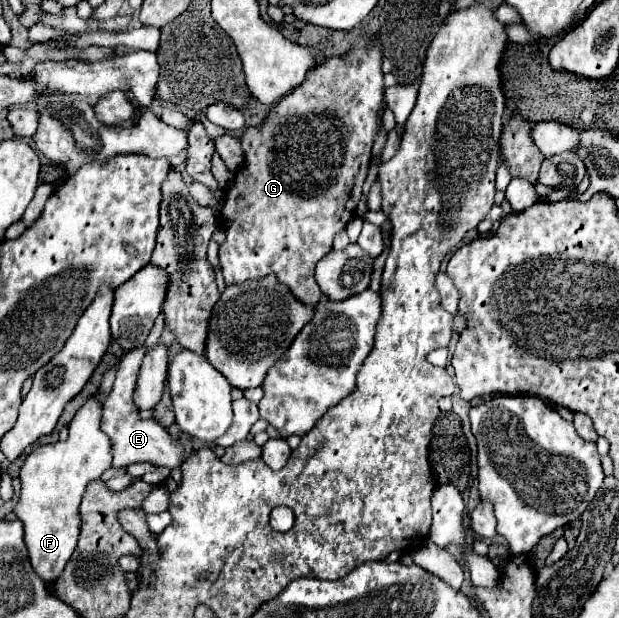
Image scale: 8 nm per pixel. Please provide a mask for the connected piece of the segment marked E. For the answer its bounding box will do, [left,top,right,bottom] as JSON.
[101,347,183,469]

